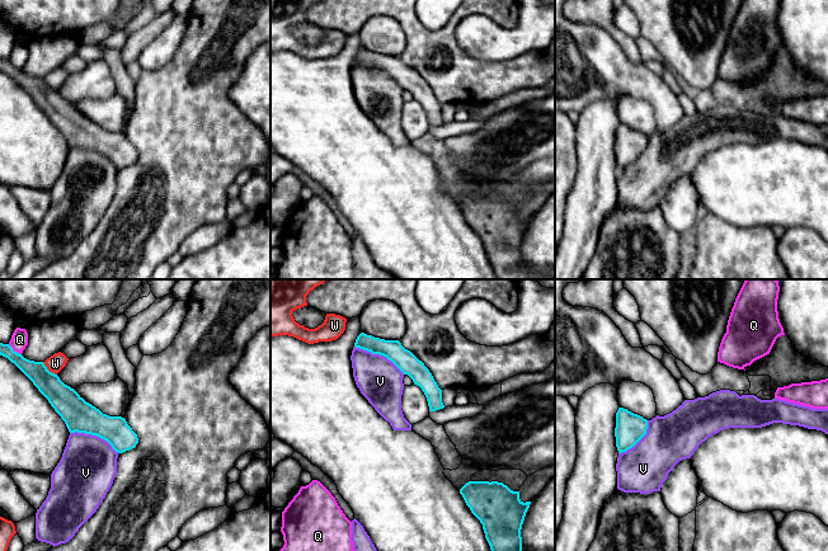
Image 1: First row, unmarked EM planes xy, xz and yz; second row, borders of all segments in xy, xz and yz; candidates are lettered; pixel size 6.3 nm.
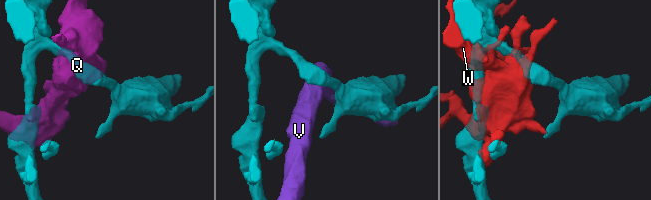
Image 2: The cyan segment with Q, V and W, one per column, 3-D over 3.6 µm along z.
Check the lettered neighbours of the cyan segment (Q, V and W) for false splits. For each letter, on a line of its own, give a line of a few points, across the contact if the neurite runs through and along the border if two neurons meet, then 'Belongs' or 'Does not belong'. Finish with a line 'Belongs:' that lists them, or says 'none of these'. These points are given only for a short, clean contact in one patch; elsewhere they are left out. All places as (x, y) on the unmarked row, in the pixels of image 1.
Q: Line: xy (8, 60), (20, 70). Does not belong
V: Belongs
W: Does not belong
Belongs: V

